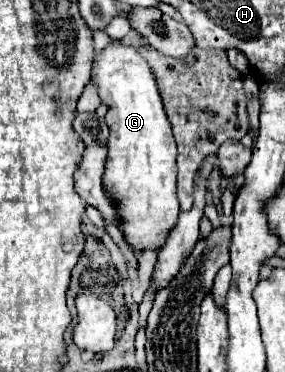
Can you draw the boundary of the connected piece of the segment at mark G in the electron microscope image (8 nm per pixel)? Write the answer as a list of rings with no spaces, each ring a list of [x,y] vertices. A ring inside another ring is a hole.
[[[110,41],[94,59],[94,79],[98,79],[102,103],[108,105],[106,123],[110,137],[106,141],[106,195],[114,207],[118,207],[124,239],[134,253],[146,249],[160,251],[178,223],[180,203],[176,197],[176,143],[158,95],[154,73],[150,73],[148,63],[134,47]]]

